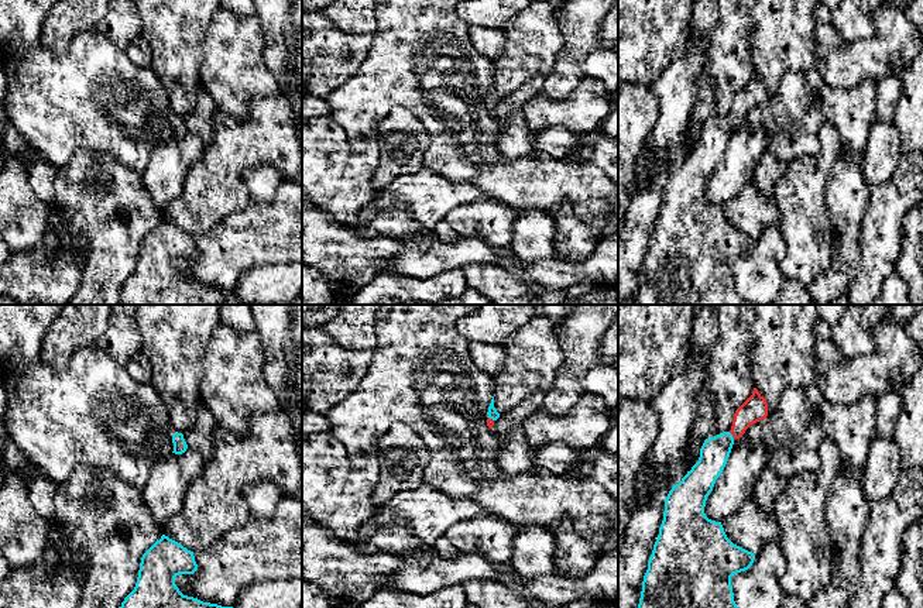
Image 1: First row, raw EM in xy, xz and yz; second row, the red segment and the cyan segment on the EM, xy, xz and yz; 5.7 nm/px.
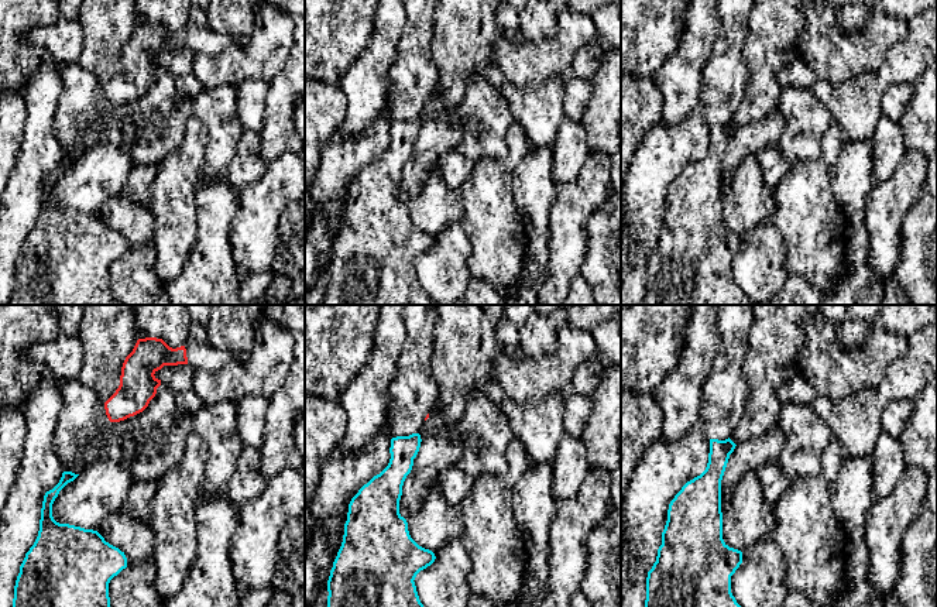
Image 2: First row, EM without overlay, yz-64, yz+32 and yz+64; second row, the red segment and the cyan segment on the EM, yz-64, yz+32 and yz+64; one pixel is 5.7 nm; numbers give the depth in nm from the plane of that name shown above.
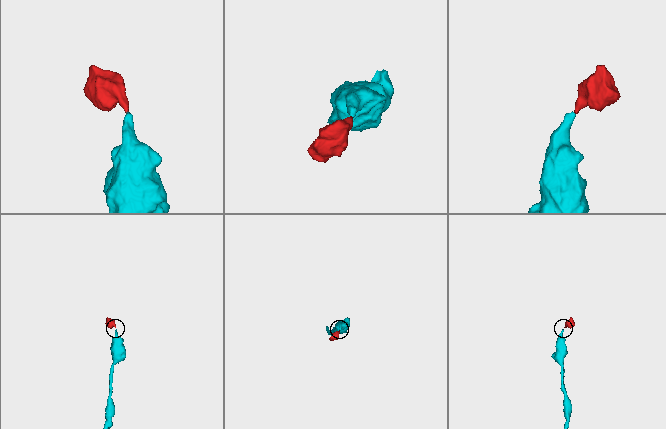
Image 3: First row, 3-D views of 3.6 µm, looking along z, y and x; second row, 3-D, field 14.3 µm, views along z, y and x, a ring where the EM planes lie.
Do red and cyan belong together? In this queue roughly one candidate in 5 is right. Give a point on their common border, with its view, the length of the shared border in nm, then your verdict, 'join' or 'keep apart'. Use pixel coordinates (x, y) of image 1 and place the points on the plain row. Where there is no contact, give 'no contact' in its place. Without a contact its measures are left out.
meets red in yz at (731, 117); contact 50 nm long; join

